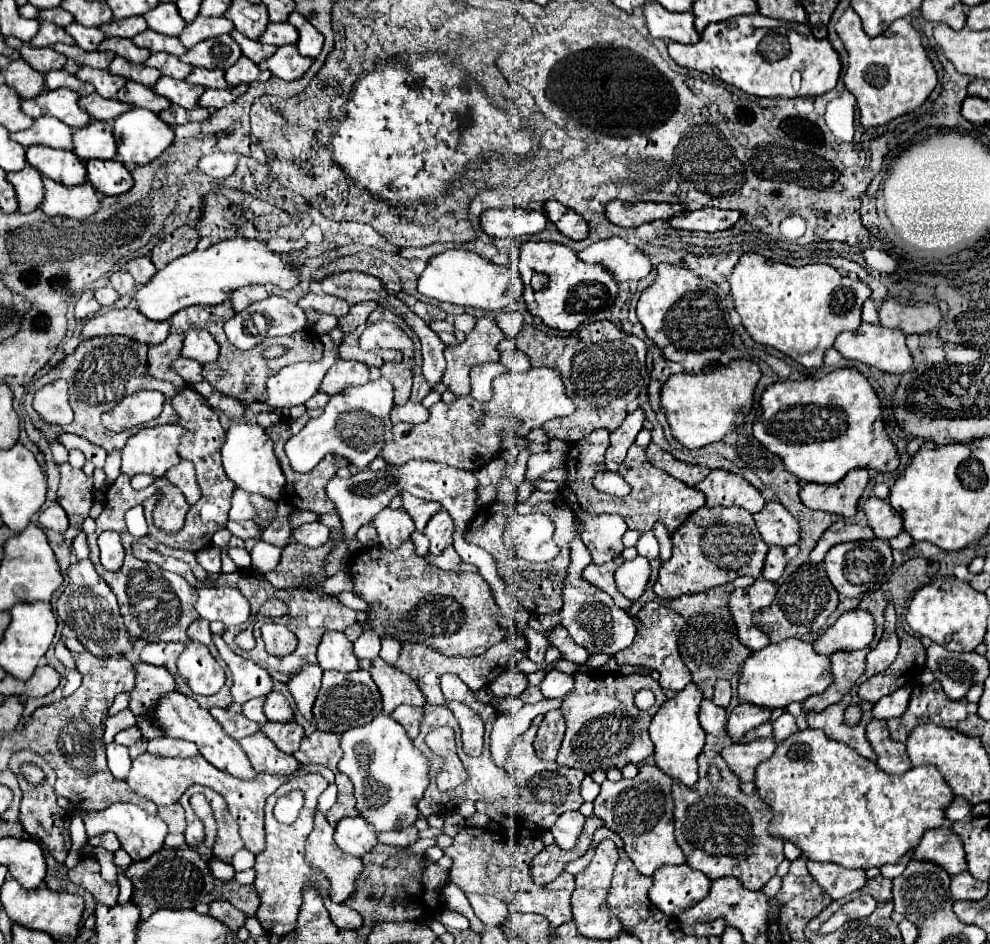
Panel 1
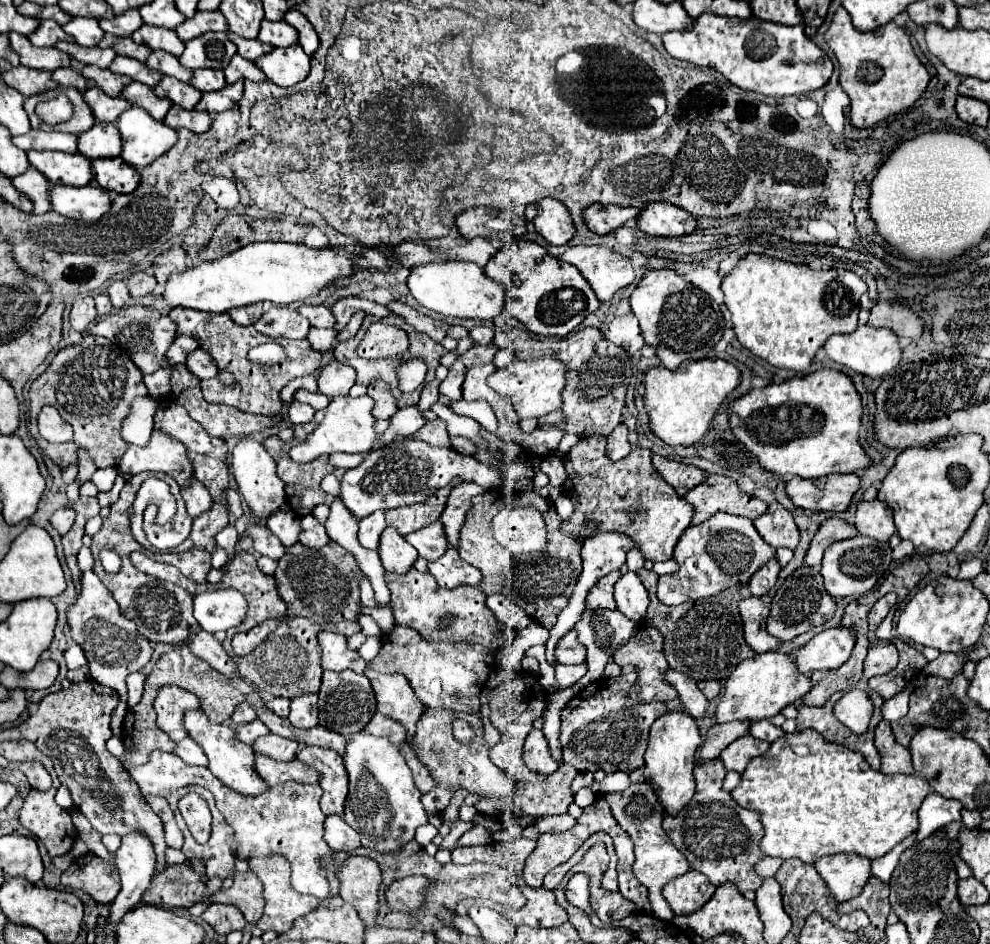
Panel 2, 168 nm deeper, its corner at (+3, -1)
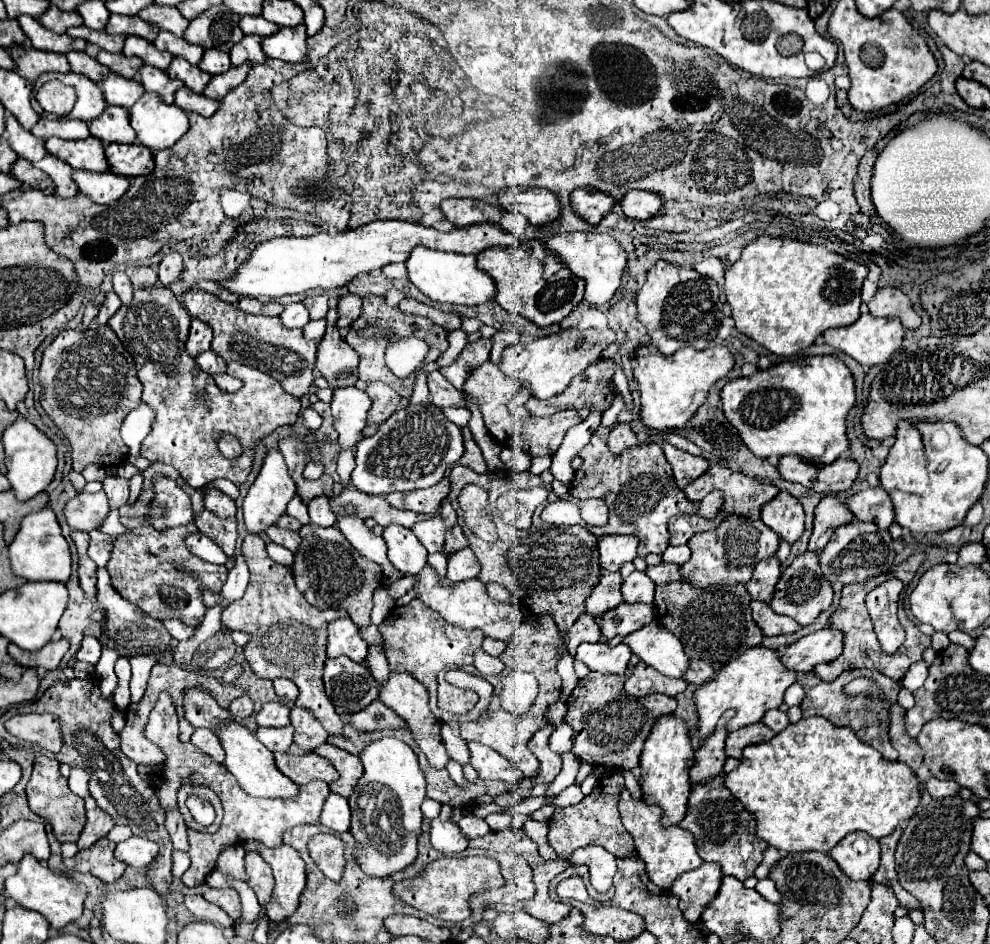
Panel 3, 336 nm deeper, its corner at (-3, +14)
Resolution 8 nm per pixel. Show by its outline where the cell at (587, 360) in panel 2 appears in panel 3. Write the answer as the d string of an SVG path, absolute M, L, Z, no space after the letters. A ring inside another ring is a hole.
M598 360L592 368L586 368L584 374L574 376L568 388L548 400L530 398L526 408L532 416L550 416L566 408L582 408L584 404L590 410L606 410L612 404L612 392L608 390L608 382L612 380L616 364L612 360Z

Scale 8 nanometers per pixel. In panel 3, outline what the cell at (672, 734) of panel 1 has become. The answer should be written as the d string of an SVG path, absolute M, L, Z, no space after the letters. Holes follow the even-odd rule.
M664 716L658 720L656 728L652 728L650 736L646 738L642 756L640 756L640 768L642 768L642 778L640 778L640 788L642 788L642 800L646 804L656 804L660 806L662 812L662 826L676 826L682 822L686 816L686 804L690 796L690 778L688 770L694 760L694 750L688 738L688 728L680 718L674 716Z

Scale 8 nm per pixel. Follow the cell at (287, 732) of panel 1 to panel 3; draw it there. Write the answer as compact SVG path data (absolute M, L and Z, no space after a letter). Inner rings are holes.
M258 726L256 738L270 750L270 752L288 752L292 744L292 726L272 728L272 726Z

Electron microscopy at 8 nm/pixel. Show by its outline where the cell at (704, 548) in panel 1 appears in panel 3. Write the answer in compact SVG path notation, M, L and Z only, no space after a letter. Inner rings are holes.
M728 516L720 524L720 528L712 532L696 534L688 546L692 550L692 558L682 564L680 572L690 580L692 586L706 588L706 586L732 586L732 584L746 584L752 578L754 566L760 560L766 560L776 554L780 538L776 532L766 528L760 520L744 520L742 516Z

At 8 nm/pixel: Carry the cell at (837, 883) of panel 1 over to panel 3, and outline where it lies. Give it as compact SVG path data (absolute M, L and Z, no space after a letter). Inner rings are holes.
M852 832L832 848L830 856L852 880L868 880L880 866L880 844L870 834Z

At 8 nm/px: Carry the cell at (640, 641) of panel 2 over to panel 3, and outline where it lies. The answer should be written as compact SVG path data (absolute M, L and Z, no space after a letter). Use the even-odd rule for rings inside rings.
M638 662L630 674L630 678L624 682L624 690L630 696L648 696L652 692L666 694L666 696L676 696L686 690L686 680L676 680L670 676L664 676L656 672L656 668Z

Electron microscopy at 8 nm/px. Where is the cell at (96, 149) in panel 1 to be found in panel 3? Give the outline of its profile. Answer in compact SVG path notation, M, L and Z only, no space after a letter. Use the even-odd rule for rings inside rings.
M106 106L104 112L94 118L90 126L90 134L98 140L112 144L112 142L134 142L136 132L130 126L128 110L122 106Z

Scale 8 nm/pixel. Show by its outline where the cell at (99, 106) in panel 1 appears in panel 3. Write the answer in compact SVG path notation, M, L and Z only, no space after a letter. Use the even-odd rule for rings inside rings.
M110 74L108 80L102 80L102 92L108 104L130 108L144 94L144 86L136 80L128 80L118 74Z

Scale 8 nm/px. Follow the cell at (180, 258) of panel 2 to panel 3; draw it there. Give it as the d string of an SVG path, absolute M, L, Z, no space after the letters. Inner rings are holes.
M170 252L162 258L160 266L158 266L158 278L162 286L168 286L172 282L176 282L182 274L182 256L178 252Z

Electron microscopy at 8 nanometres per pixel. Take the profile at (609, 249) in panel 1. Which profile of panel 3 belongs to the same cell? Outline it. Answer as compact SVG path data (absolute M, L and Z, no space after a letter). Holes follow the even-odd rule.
M564 232L548 238L544 242L544 248L554 252L562 264L568 266L568 270L584 280L584 300L582 304L598 306L606 304L616 288L622 282L622 272L626 270L626 252L618 244L616 238L608 234L596 234L596 232Z

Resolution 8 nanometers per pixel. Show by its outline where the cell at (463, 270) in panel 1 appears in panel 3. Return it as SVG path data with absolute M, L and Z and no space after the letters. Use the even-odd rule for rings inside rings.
M424 246L416 248L406 260L410 282L430 300L434 302L450 302L450 304L466 304L466 302L486 302L496 294L494 280L476 268L476 260L472 254L454 254L428 250Z

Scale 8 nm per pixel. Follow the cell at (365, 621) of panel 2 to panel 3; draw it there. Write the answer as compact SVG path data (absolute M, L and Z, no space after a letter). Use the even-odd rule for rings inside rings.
M378 646L370 648L368 664L370 664L370 670L372 670L372 678L378 684L384 684L388 680L388 676L390 676L390 670L388 670L388 664L386 664L386 656L382 654L382 650Z

